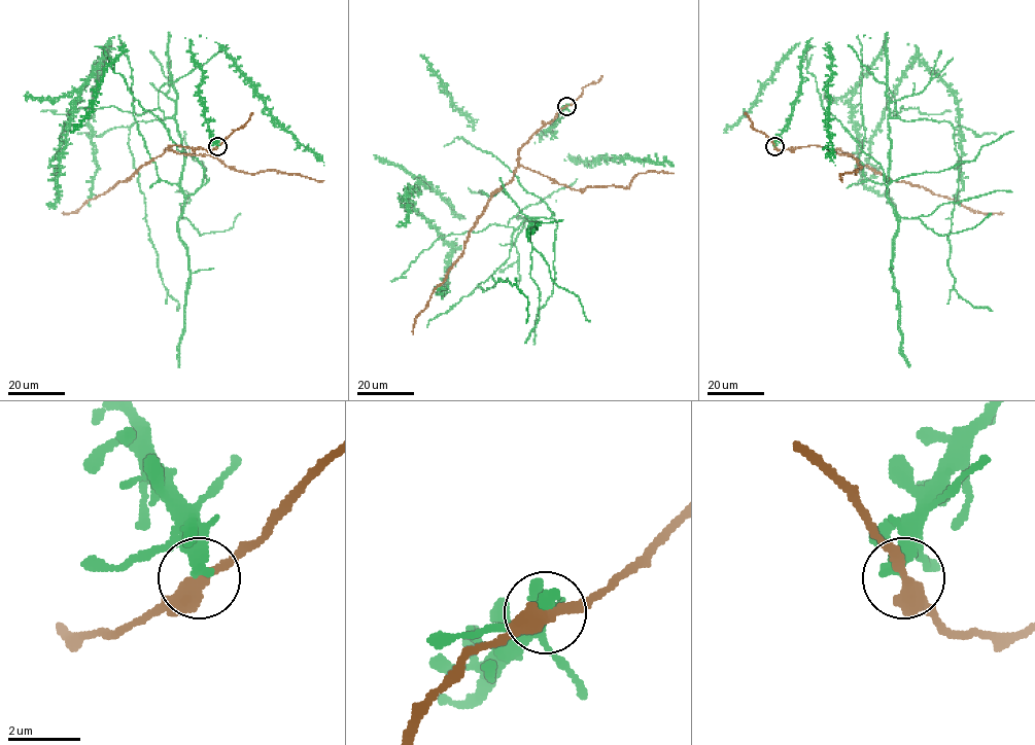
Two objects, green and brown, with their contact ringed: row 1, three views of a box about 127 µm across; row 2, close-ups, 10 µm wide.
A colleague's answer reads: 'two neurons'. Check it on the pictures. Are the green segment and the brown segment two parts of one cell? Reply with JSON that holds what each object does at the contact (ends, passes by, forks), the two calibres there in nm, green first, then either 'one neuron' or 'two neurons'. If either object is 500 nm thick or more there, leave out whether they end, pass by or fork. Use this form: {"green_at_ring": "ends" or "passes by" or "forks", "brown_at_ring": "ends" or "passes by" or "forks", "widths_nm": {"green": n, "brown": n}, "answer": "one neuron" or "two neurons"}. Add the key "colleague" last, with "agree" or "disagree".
{"green_at_ring": "ends", "brown_at_ring": "passes by", "widths_nm": {"green": 480, "brown": 360}, "answer": "two neurons", "colleague": "agree"}

